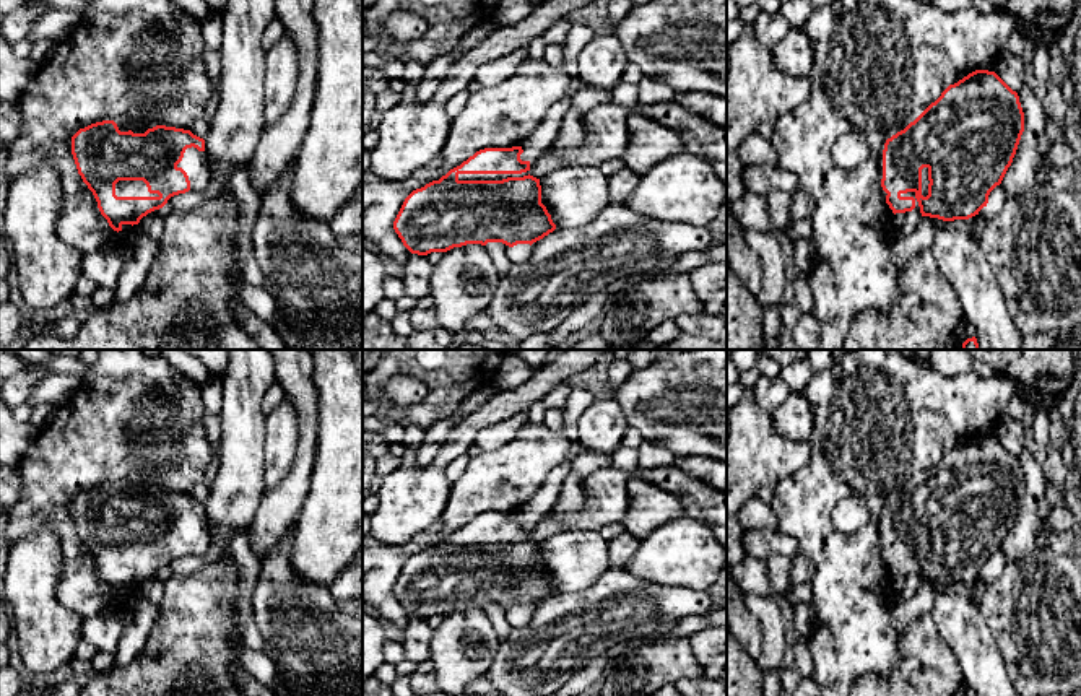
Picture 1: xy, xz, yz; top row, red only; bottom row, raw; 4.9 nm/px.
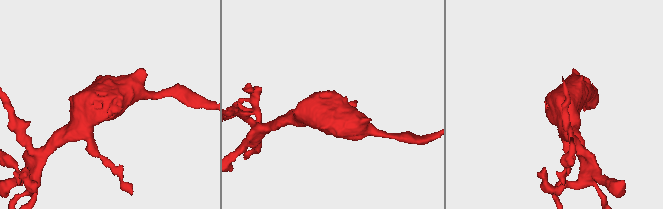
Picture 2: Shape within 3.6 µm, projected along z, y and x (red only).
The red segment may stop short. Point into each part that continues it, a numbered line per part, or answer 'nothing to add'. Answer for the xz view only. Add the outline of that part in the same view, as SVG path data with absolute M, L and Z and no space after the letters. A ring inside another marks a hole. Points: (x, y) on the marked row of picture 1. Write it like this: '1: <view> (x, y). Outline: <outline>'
1: xz (460, 176). Outline: M528 171L522 174L458 174L458 181L502 181L507 177L523 177L528 174Z

